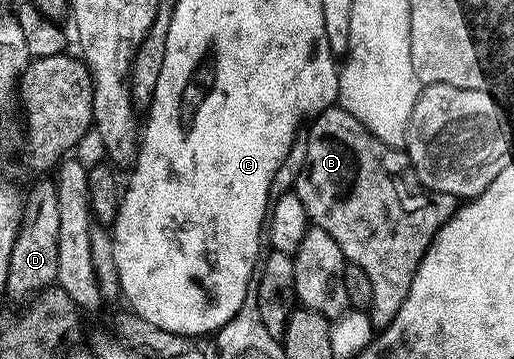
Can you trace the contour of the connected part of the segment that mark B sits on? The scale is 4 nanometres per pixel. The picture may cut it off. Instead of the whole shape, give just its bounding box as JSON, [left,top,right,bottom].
[294,108,458,328]

